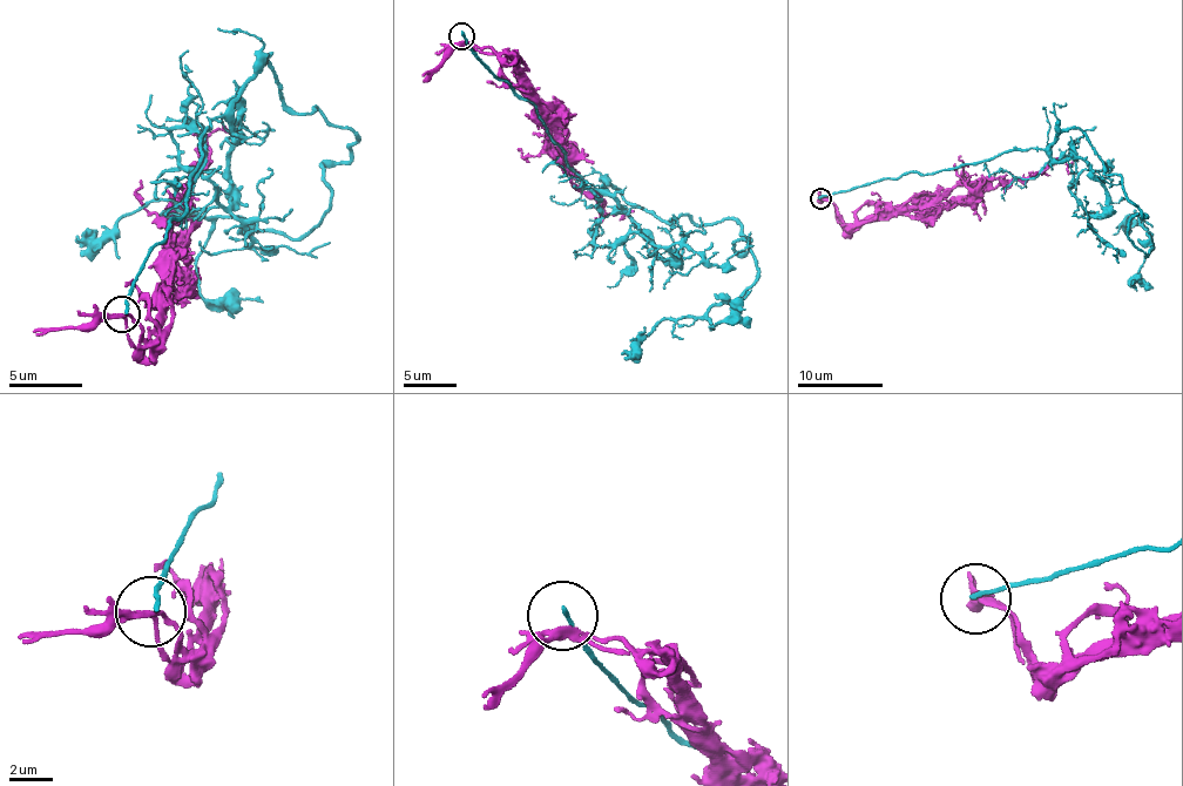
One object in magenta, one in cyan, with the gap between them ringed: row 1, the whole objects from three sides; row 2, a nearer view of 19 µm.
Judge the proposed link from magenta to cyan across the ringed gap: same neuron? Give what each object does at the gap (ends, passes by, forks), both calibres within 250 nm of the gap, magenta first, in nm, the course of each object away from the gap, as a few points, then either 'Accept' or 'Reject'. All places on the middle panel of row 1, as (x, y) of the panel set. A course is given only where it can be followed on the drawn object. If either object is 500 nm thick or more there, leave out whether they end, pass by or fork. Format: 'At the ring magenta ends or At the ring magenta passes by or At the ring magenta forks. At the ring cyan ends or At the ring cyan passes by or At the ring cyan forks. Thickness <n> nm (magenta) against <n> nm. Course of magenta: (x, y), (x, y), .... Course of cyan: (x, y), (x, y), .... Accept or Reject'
At the ring magenta passes by. At the ring cyan ends. Thickness 320 nm (magenta) against 190 nm. Course of magenta: (462, 41), (511, 56), (528, 96), (558, 137), (569, 175), (582, 189), (593, 192), (608, 214), (634, 210). Course of cyan: (464, 33), (588, 187), (749, 239), (735, 242), (757, 265), (735, 300), (655, 323), (633, 358). Reject

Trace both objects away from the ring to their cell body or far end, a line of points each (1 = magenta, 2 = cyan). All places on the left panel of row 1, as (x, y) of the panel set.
1: (117, 317), (132, 313), (148, 340), (156, 337), (181, 189), (193, 184), (211, 131), (242, 142)
2: (126, 314), (204, 133), (270, 56), (283, 100), (358, 140), (293, 238), (154, 201), (80, 257)

